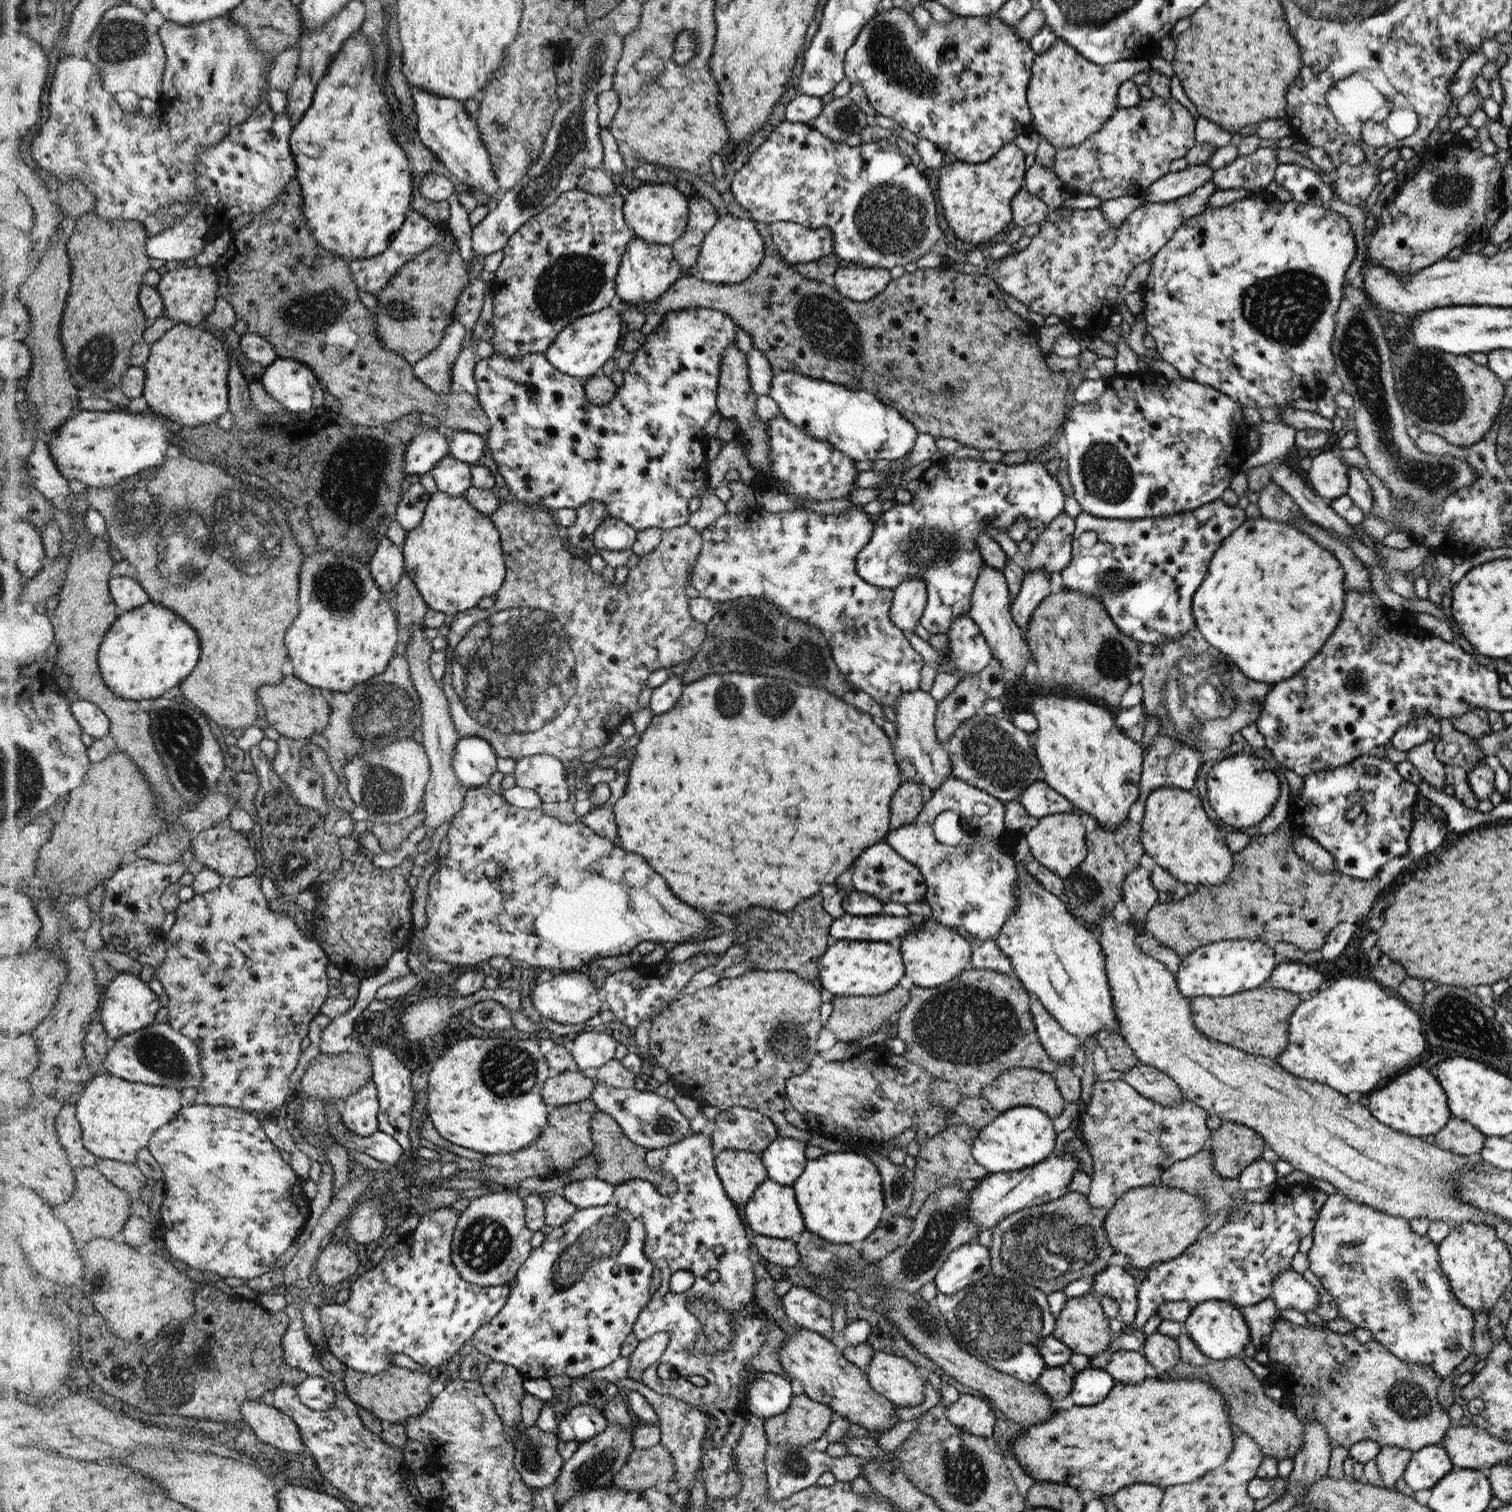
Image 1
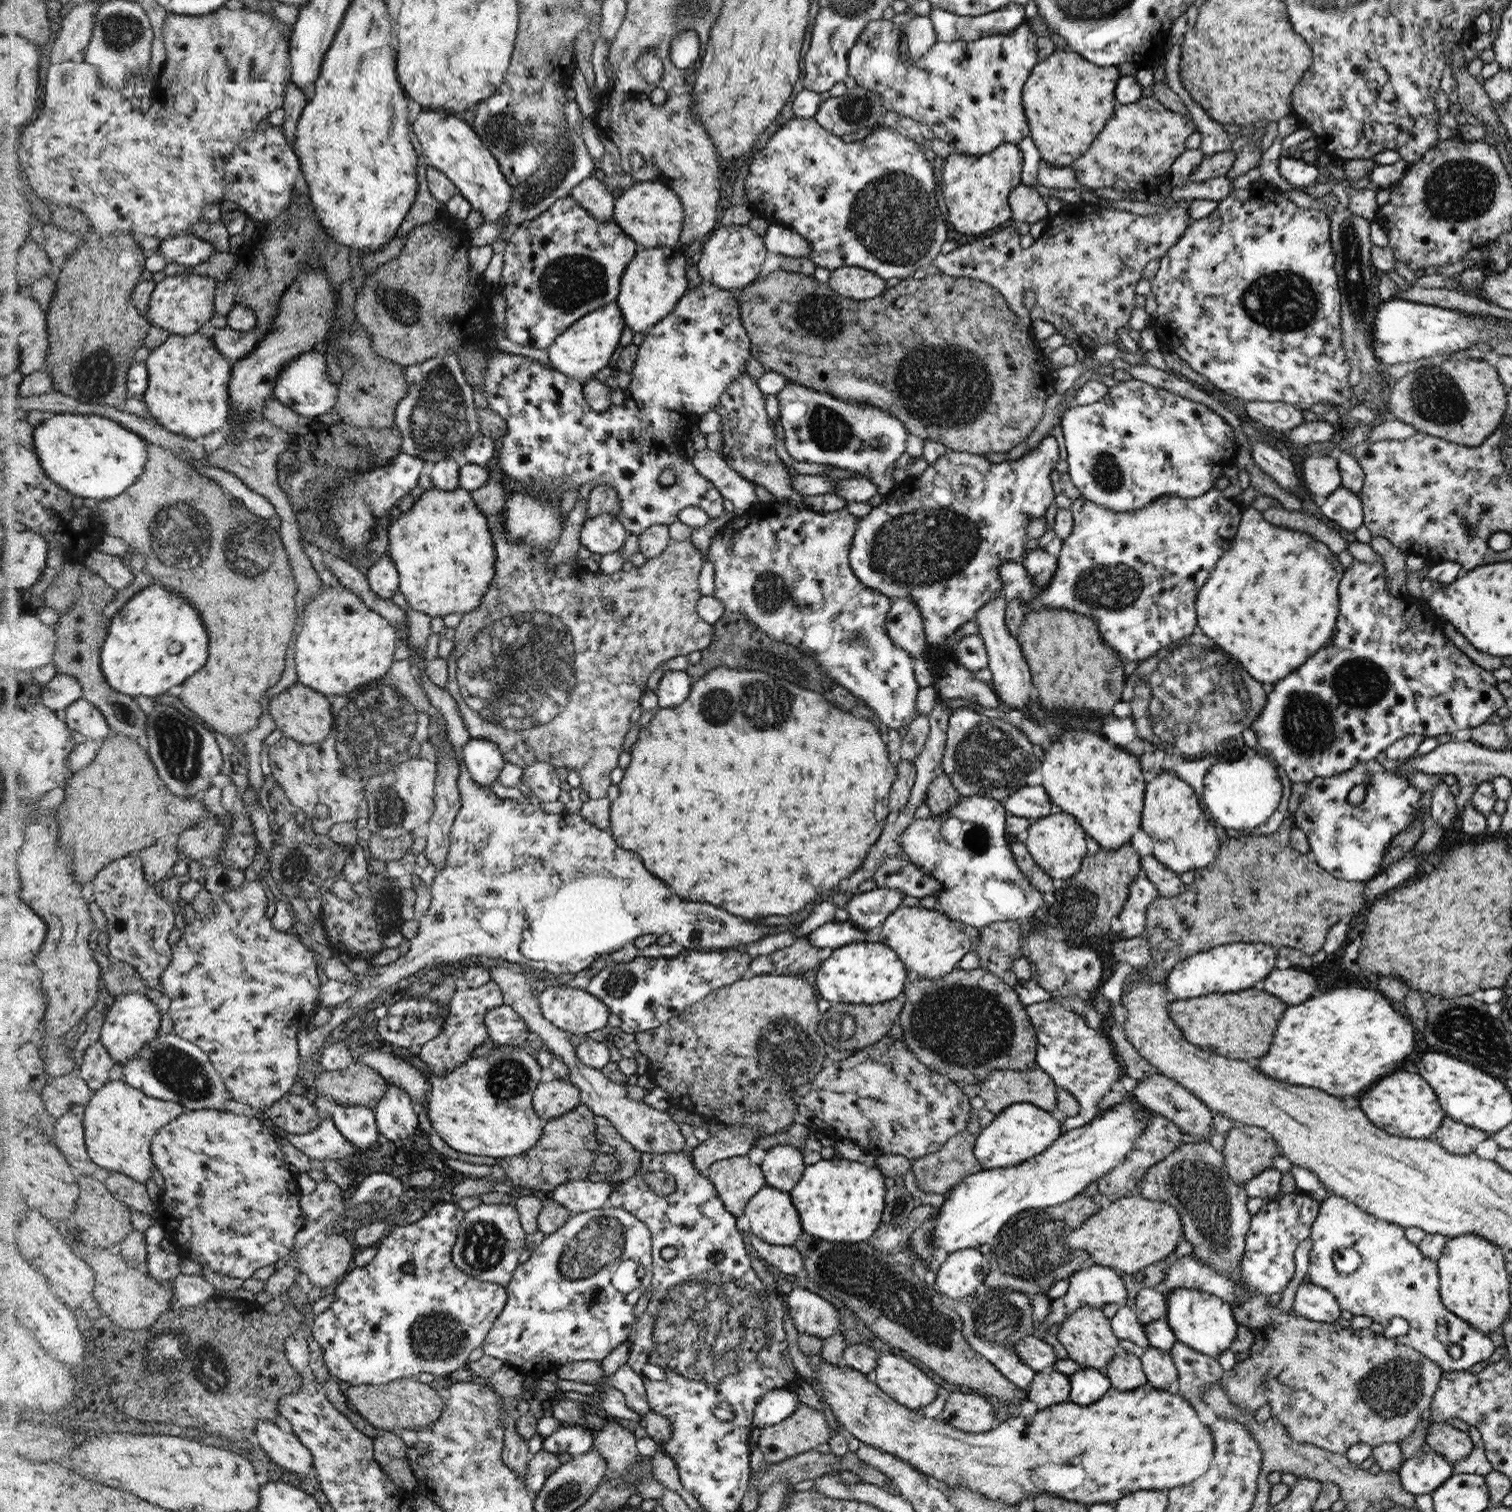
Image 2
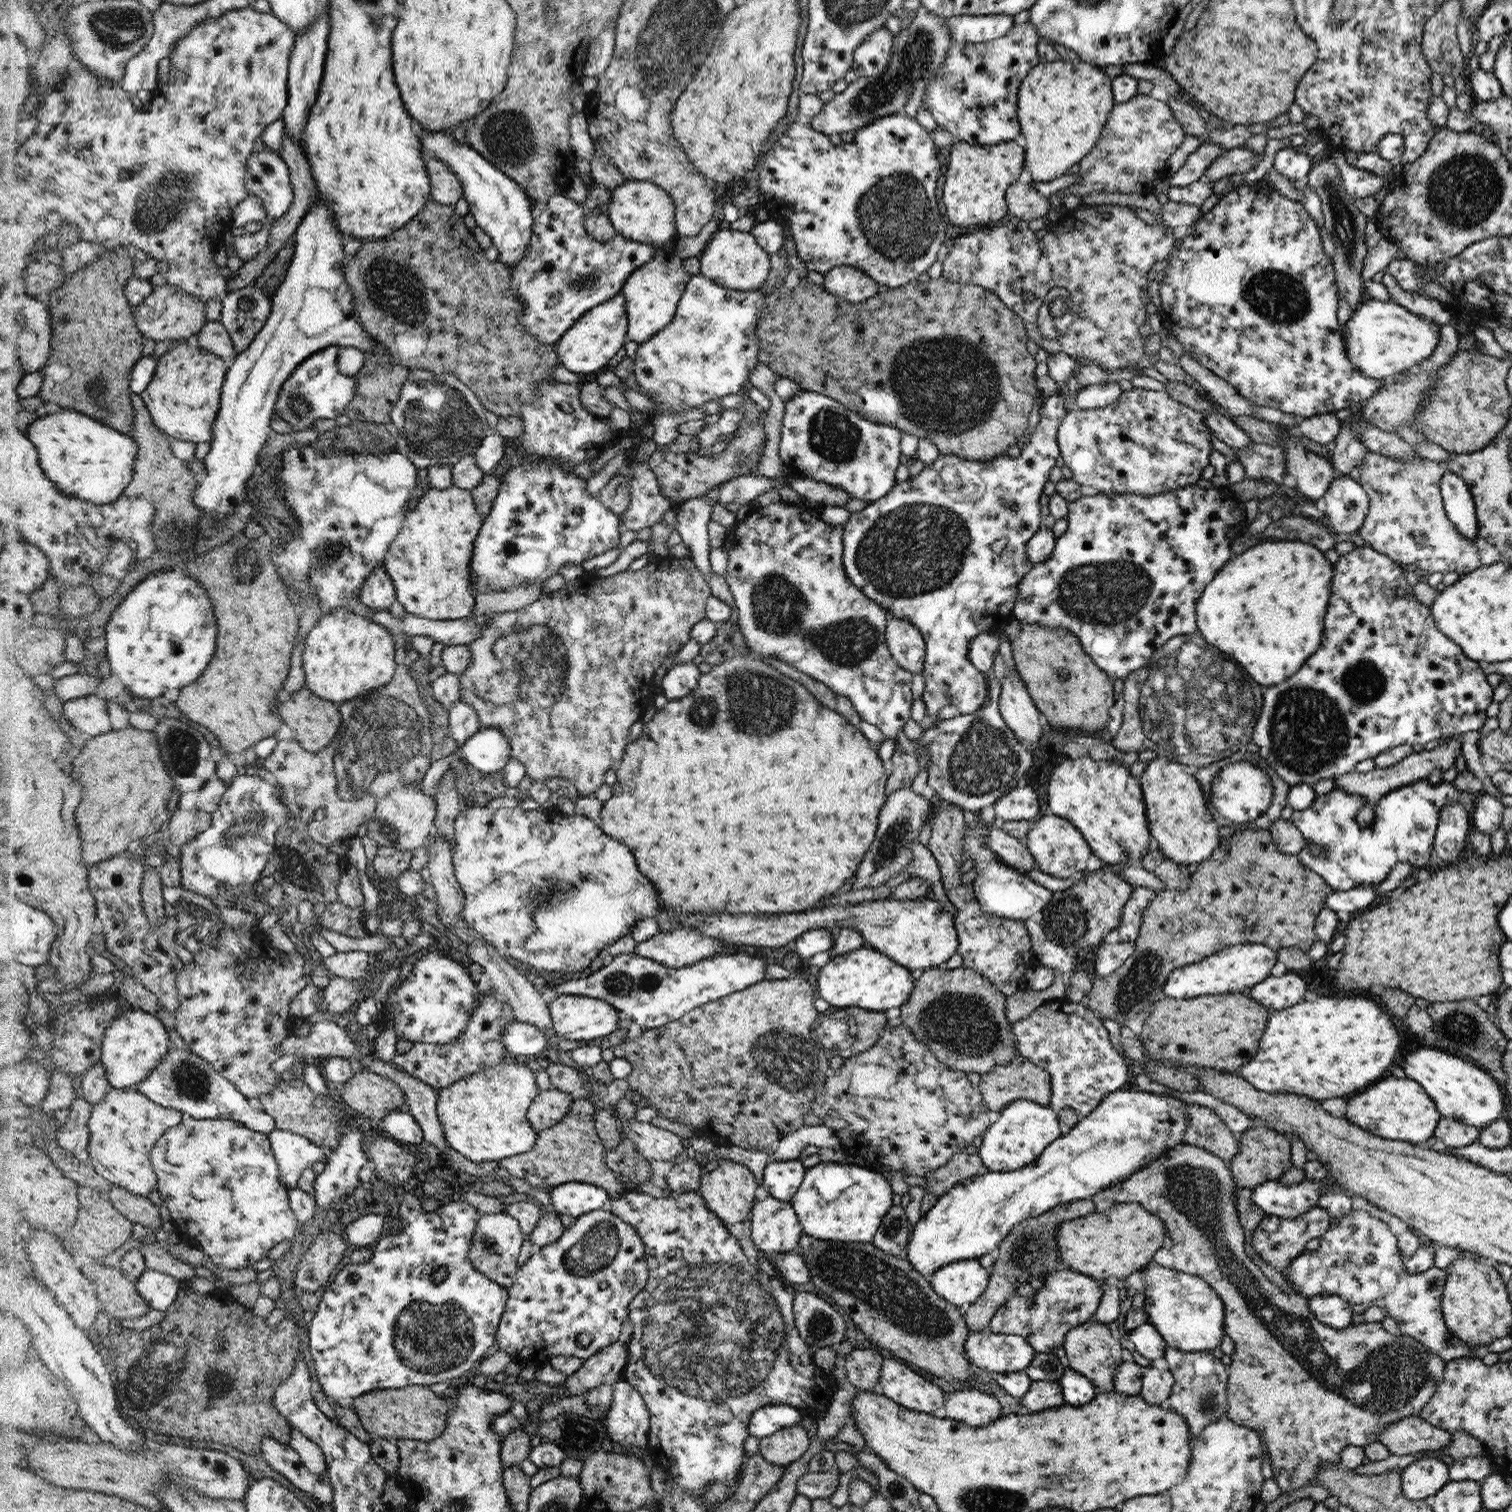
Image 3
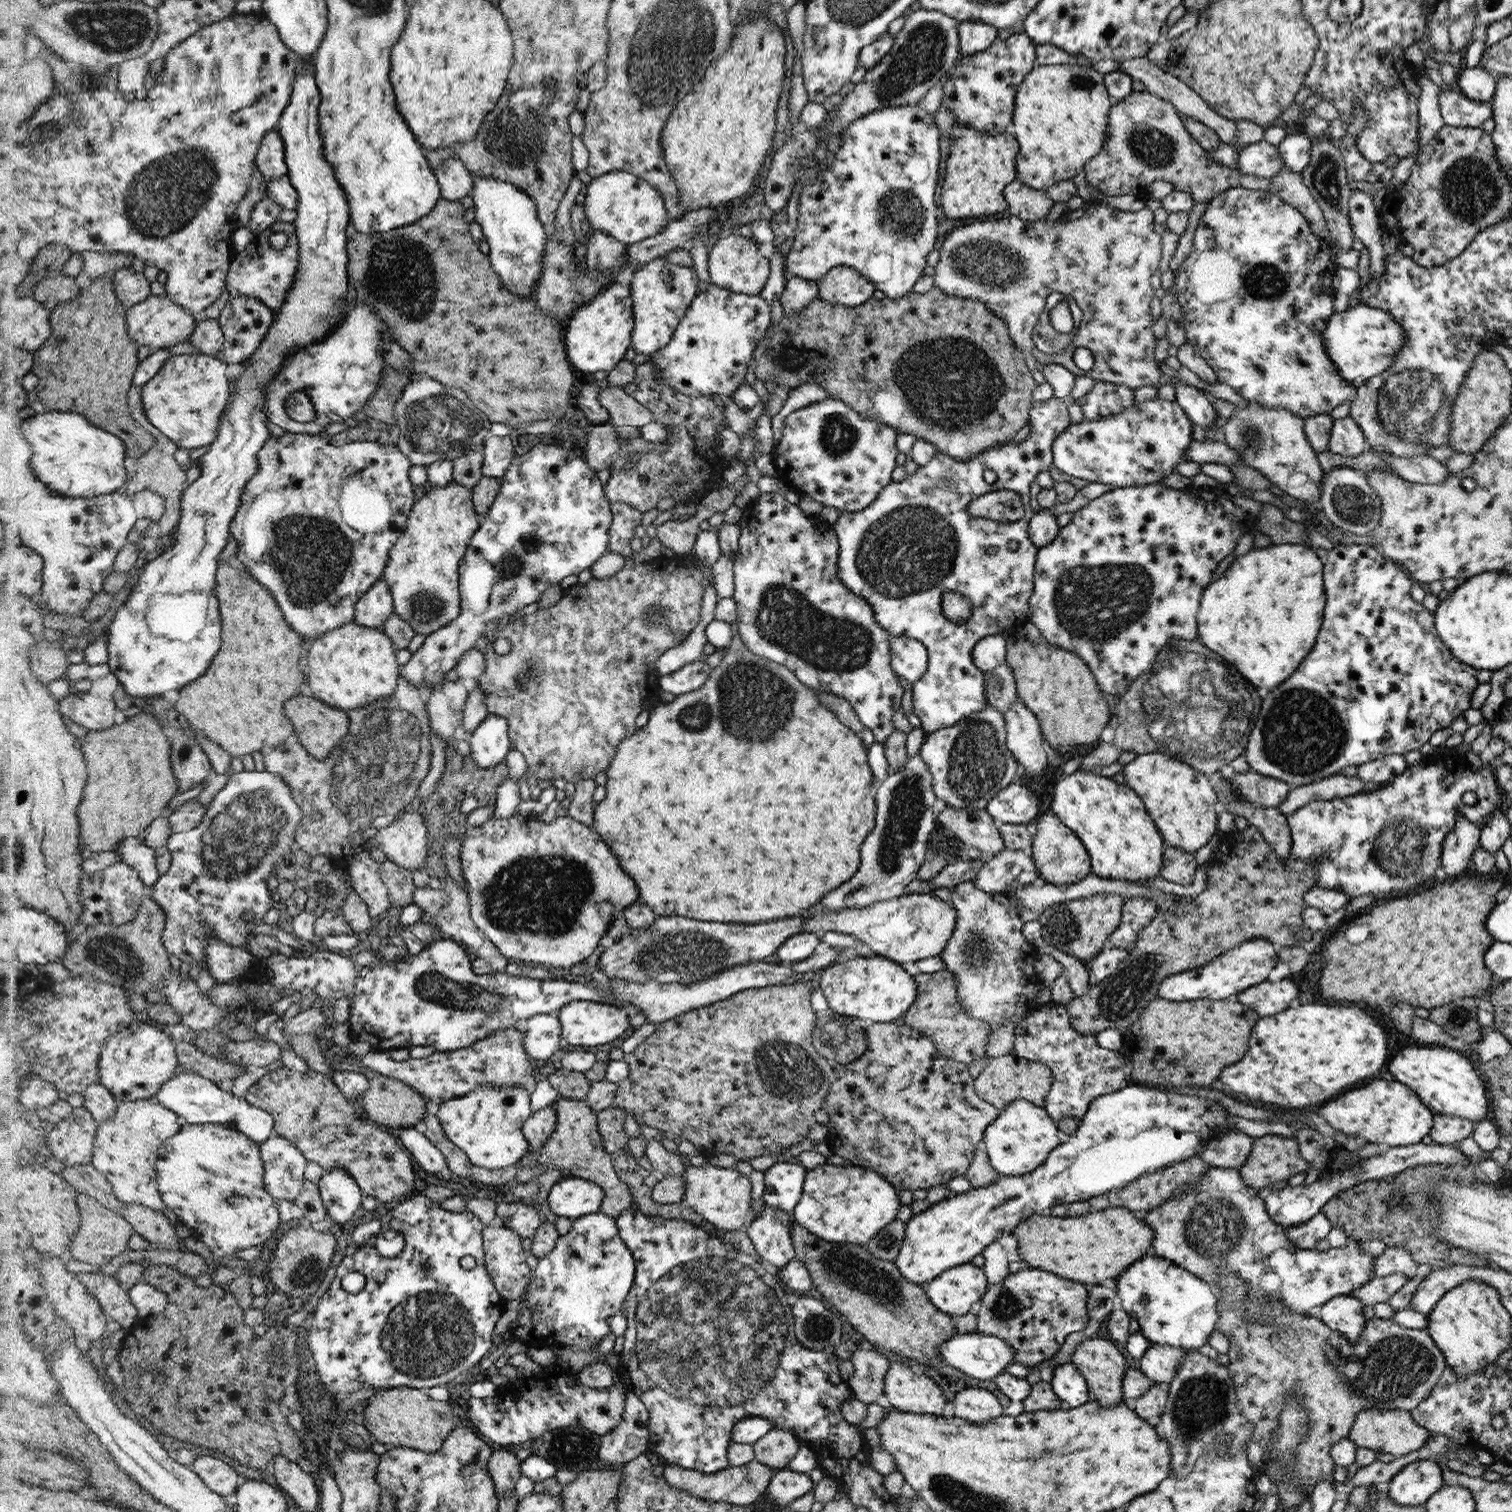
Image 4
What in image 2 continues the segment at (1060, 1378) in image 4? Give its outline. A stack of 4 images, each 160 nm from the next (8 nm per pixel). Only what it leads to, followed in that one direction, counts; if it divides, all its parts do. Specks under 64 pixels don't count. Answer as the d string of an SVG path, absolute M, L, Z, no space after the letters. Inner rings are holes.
M1084 1368L1069 1375L1070 1393L1067 1401L1089 1405L1101 1401L1112 1388L1109 1378L1094 1368Z

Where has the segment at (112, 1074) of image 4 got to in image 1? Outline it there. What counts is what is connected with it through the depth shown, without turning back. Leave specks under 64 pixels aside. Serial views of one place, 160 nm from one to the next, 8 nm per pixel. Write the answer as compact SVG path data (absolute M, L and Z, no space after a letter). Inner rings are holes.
M121 974L117 980L107 987L104 1005L100 1013L106 1030L111 1036L111 1041L134 1034L143 1028L149 1028L157 1022L162 1008L162 1004L160 1004L161 996L156 994L140 976Z

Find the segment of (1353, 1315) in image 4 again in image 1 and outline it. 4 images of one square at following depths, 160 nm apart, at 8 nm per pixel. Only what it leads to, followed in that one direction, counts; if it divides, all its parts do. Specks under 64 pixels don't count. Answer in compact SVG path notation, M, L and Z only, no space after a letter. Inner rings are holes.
M1294 1269L1281 1272L1271 1286L1271 1296L1278 1310L1296 1310L1306 1314L1318 1306L1318 1291Z

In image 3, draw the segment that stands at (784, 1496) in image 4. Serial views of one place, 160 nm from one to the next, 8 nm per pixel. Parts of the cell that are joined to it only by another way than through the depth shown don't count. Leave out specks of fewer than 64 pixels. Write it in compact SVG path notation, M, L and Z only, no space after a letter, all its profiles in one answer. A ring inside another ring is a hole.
M837 1468L827 1472L808 1470L797 1480L797 1494L803 1494L809 1499L828 1499L838 1488L838 1480L842 1473Z

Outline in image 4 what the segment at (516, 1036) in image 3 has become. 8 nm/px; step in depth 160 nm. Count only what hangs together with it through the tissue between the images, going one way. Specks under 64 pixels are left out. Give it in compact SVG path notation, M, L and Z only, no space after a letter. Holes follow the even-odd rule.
M538 1014L526 1022L523 1043L530 1058L536 1060L549 1059L552 1054L563 1050L560 1019L556 1014Z

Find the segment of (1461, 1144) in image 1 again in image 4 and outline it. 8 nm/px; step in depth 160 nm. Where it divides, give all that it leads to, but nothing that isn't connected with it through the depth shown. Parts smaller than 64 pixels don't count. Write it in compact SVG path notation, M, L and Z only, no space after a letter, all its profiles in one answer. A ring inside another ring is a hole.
M1434 1115L1430 1137L1436 1145L1456 1145L1472 1135L1475 1123L1456 1116Z

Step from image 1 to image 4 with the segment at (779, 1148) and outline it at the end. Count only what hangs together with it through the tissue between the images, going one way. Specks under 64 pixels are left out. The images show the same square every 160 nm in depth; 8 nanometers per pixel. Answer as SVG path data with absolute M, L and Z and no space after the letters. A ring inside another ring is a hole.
M780 1162L767 1169L765 1176L763 1202L791 1213L801 1202L808 1170L798 1163Z

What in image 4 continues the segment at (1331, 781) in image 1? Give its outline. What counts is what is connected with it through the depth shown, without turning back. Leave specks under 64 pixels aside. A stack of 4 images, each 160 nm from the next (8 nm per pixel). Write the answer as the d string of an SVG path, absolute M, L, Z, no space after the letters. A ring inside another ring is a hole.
M1450 753L1436 756L1431 754L1424 756L1419 763L1413 764L1414 766L1408 766L1405 772L1402 772L1397 778L1392 781L1388 781L1387 785L1380 787L1379 789L1370 791L1369 793L1363 792L1353 795L1346 795L1344 798L1334 798L1330 800L1314 800L1309 802L1306 806L1295 810L1292 814L1287 816L1287 823L1289 826L1291 836L1291 849L1288 858L1294 858L1294 860L1303 860L1308 862L1310 859L1318 859L1319 857L1319 878L1317 884L1320 887L1328 890L1338 890L1347 894L1353 900L1360 896L1365 897L1369 894L1373 894L1376 899L1390 895L1390 900L1396 898L1396 896L1407 896L1412 893L1414 886L1426 886L1426 881L1432 880L1437 882L1436 870L1443 864L1441 863L1441 852L1443 844L1447 834L1454 830L1457 823L1456 810L1462 812L1463 817L1467 818L1470 822L1482 826L1489 816L1493 812L1497 812L1500 806L1502 806L1502 792L1497 787L1493 765L1486 765L1478 768L1478 770L1470 770L1465 763L1465 757L1463 754L1452 755ZM1466 792L1476 792L1477 800L1472 806L1465 804L1464 794Z

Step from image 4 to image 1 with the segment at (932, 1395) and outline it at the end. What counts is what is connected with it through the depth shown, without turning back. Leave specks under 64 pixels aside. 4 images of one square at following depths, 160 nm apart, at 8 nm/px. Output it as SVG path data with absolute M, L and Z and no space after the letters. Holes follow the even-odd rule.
M877 1351L866 1374L877 1394L898 1407L918 1406L924 1400L924 1382L906 1357Z

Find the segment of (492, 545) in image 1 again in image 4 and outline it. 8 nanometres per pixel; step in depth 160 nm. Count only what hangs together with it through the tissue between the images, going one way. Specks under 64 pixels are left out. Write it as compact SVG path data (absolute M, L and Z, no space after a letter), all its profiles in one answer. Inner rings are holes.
M449 482L445 487L432 486L430 491L422 492L418 502L410 511L410 530L406 538L394 547L390 555L390 566L386 567L386 578L393 598L393 612L412 626L414 633L431 635L435 630L448 625L460 612L459 568L458 562L467 552L469 540L478 530L478 513L473 507L473 489L461 483Z

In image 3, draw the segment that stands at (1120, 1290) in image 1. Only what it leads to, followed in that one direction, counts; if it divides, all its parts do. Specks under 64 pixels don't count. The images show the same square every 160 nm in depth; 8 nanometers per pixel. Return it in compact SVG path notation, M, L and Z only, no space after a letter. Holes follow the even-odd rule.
M1070 1269L1050 1271L1043 1276L1043 1288L1032 1297L1014 1295L994 1313L988 1330L994 1334L1023 1336L1037 1353L1055 1353L1062 1348L1069 1330L1095 1318L1104 1281Z

